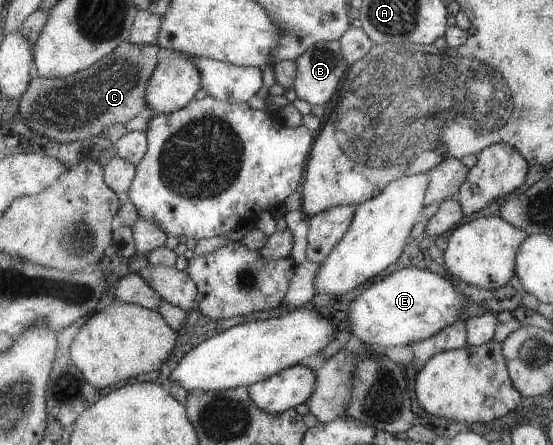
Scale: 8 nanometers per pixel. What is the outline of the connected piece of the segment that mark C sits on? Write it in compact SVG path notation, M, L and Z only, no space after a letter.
M130 40L122 42L113 52L107 54L86 69L63 78L45 78L35 74L30 82L28 92L21 100L21 118L39 134L57 142L85 141L95 136L105 135L105 130L113 125L127 124L135 116L144 116L148 112L146 94L151 77L164 57L165 52L159 45L140 45Z

